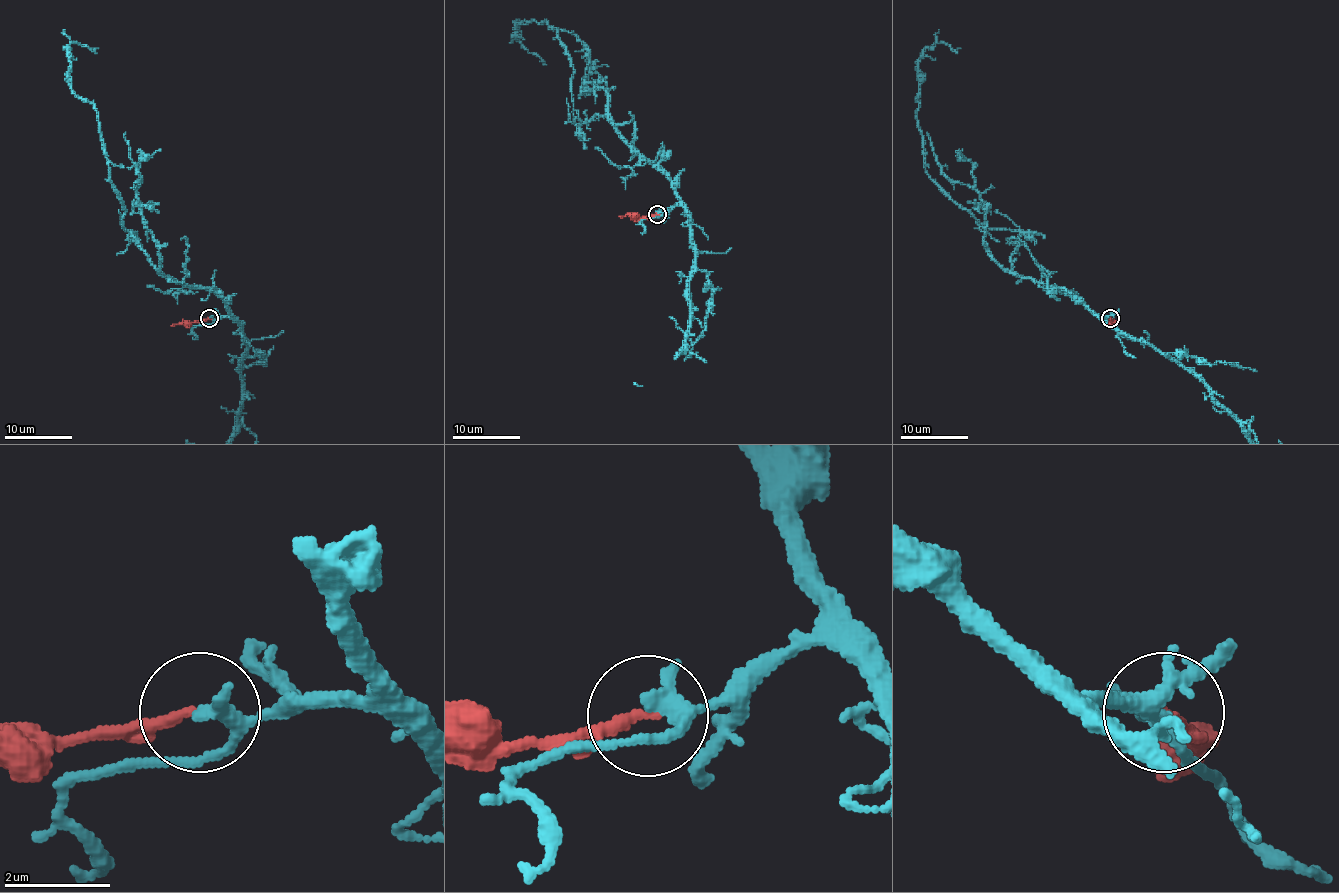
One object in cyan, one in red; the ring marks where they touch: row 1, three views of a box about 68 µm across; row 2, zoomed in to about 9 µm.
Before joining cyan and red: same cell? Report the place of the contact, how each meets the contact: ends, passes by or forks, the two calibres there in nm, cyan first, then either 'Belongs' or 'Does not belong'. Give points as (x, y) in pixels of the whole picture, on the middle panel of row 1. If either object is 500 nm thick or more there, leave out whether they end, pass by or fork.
Place: (657, 214). At the ring cyan passes by. At the ring red ends. Thickness 280 nm (cyan) against 200 nm. Belongs

